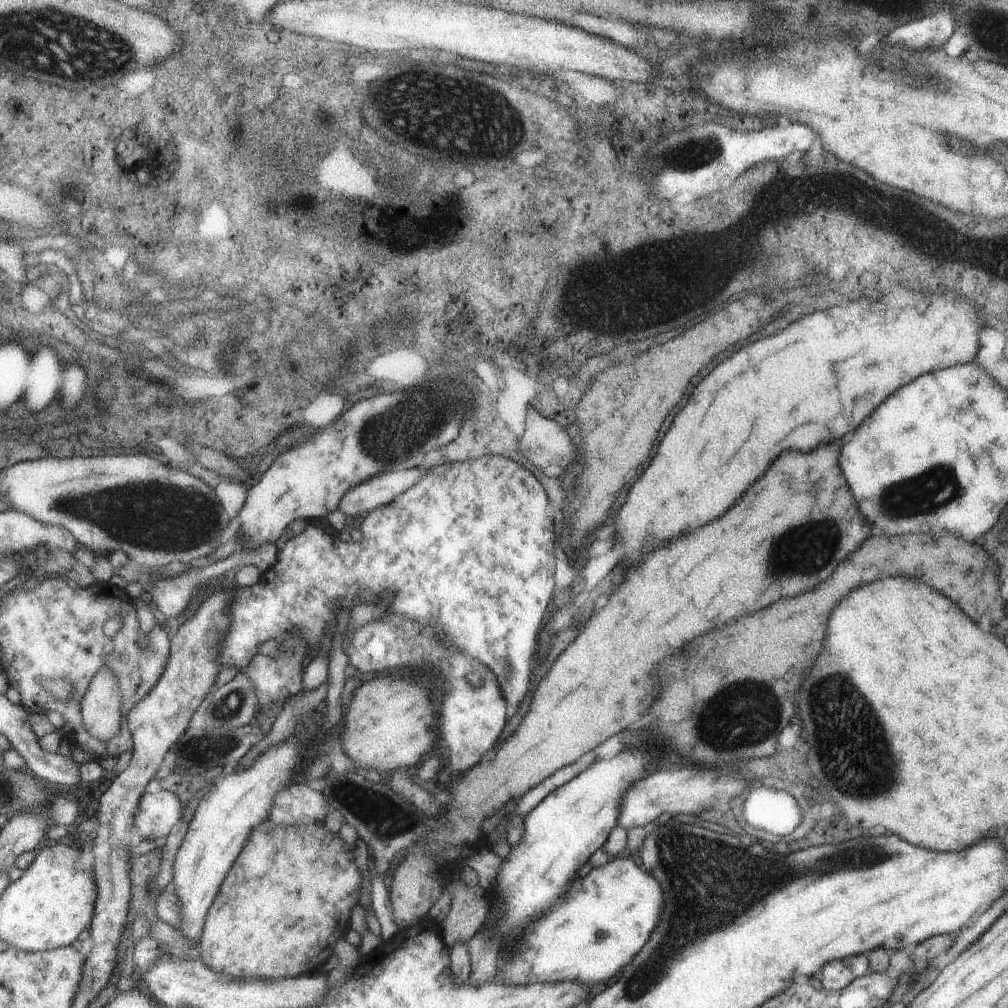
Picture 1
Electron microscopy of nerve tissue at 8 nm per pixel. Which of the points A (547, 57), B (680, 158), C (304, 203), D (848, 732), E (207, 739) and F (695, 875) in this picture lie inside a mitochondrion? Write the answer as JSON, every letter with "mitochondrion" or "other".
{"A":"other","B":"mitochondrion","C":"other","D":"mitochondrion","E":"mitochondrion","F":"mitochondrion"}

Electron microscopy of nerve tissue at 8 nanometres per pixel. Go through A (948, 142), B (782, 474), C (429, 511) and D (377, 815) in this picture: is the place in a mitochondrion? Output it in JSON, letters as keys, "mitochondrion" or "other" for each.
{"A":"mitochondrion","B":"other","C":"other","D":"mitochondrion"}

